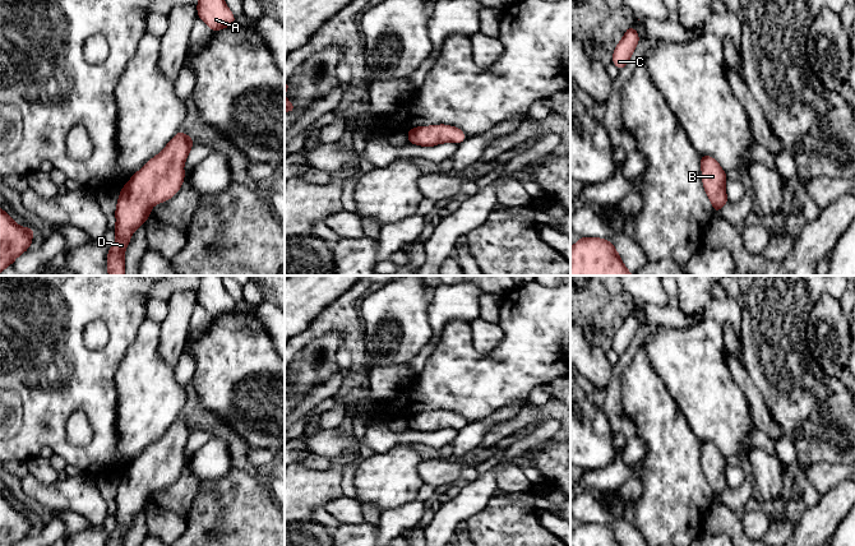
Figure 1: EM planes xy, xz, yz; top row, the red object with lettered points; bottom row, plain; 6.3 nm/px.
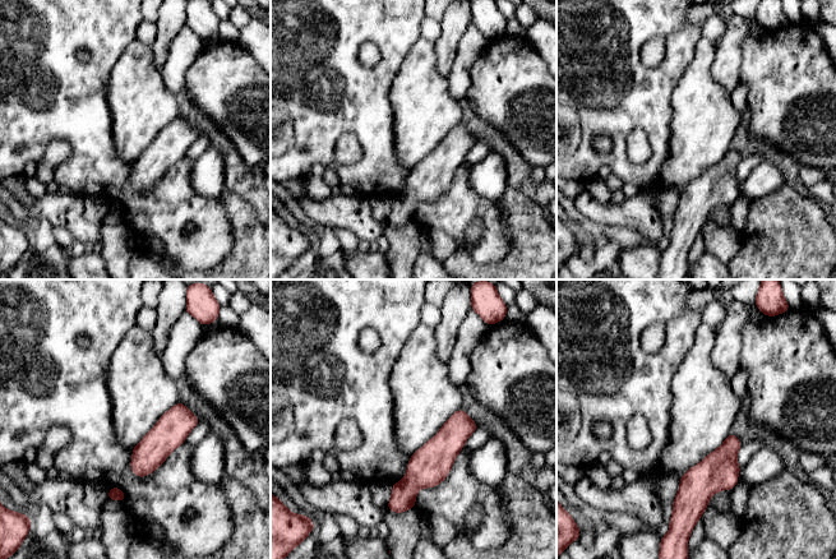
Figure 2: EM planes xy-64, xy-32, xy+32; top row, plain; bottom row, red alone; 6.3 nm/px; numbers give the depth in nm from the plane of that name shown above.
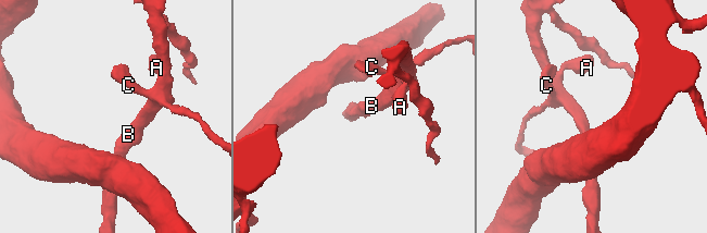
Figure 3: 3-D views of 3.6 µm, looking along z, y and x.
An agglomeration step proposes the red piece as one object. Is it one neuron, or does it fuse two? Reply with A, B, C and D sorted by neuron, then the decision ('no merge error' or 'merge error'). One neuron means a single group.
A B C D; no merge error

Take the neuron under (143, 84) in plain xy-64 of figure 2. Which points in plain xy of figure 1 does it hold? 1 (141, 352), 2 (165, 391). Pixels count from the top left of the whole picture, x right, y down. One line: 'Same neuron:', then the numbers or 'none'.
Same neuron: 1, 2

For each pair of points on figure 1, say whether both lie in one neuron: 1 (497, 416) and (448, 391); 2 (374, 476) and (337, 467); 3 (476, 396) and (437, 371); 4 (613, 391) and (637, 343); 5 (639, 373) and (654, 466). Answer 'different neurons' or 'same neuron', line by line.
1: different neurons
2: different neurons
3: same neuron
4: same neuron
5: same neuron

